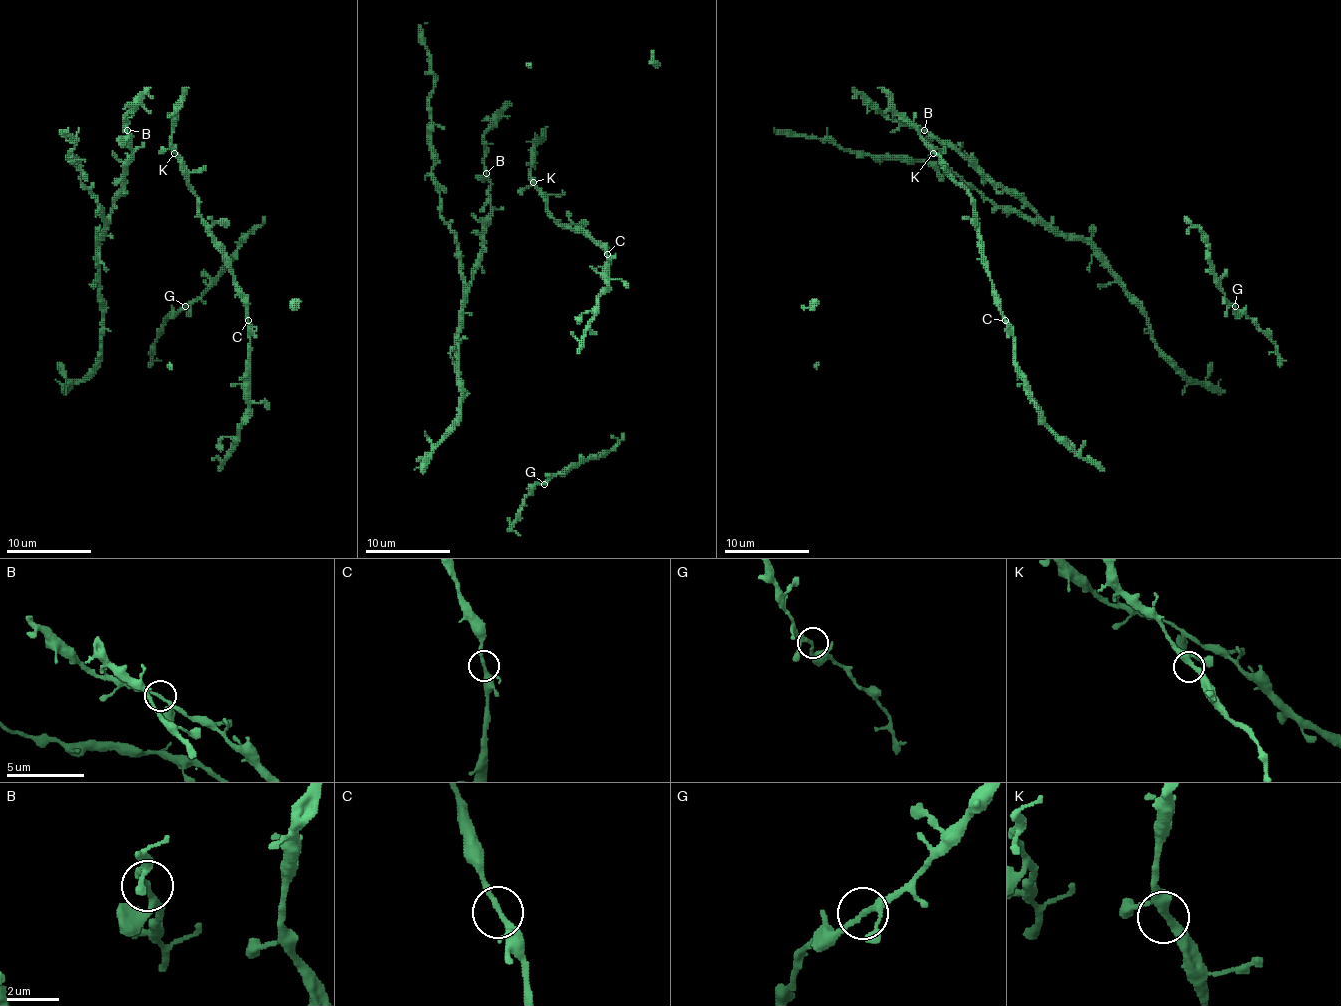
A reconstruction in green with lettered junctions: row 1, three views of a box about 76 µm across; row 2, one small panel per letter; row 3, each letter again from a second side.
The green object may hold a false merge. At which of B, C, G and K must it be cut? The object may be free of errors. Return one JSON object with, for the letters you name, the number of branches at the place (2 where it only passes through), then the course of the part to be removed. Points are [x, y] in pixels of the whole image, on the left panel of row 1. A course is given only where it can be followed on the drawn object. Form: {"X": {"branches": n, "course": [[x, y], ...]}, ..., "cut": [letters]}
{"cut": []}

